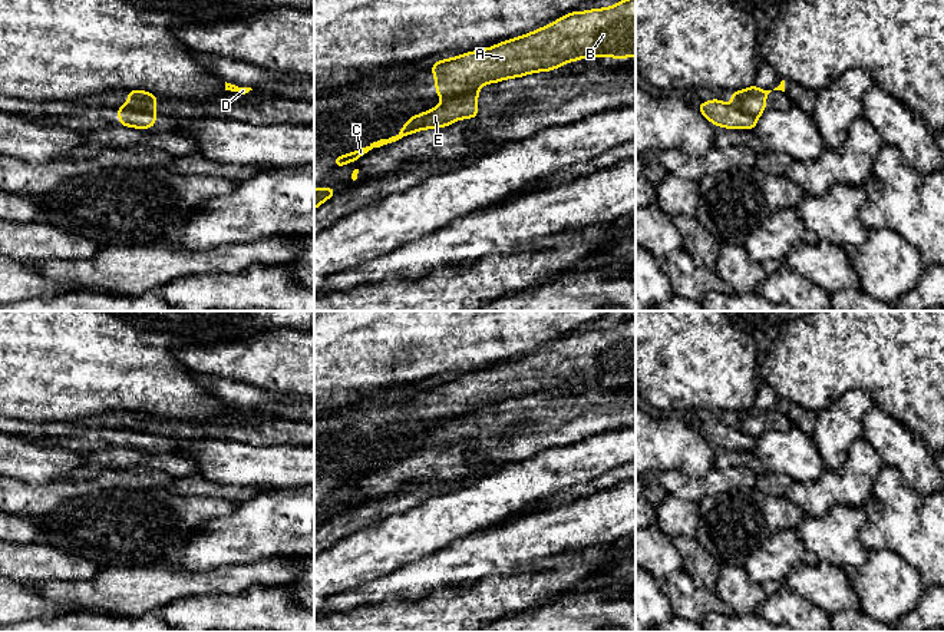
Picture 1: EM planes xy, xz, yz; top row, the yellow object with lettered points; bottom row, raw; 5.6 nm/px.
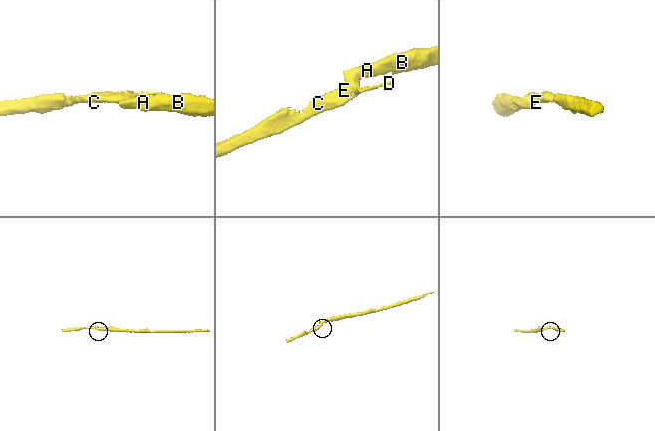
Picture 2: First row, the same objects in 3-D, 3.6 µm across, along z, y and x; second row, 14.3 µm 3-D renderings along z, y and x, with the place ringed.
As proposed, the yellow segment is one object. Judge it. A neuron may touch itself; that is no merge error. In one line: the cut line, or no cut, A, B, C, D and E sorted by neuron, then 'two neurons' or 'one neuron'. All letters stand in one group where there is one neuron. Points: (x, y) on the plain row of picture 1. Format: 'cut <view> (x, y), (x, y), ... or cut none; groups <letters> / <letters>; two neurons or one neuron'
cut xz (477, 412), (468, 416), (451, 417), (444, 423); groups A B / C D E; two neurons

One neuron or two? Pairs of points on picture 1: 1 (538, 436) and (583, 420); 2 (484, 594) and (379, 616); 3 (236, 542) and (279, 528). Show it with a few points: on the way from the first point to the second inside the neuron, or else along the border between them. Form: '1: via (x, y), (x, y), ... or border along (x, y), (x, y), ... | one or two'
1: via (550, 430), (571, 430) | one
2: via (458, 612), (451, 616), (405, 616) | one
3: via (246, 536), (261, 528), (268, 528) | one

